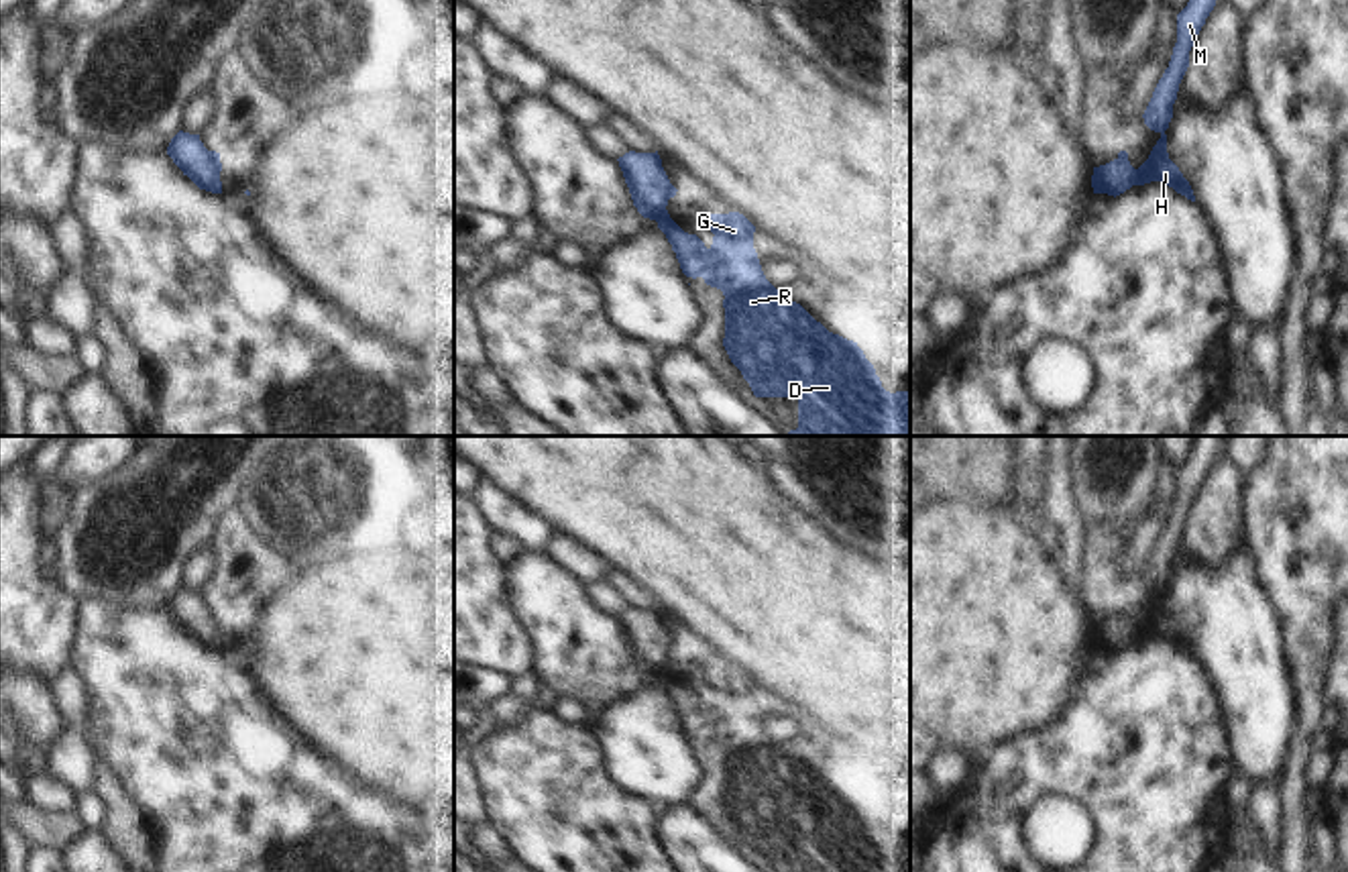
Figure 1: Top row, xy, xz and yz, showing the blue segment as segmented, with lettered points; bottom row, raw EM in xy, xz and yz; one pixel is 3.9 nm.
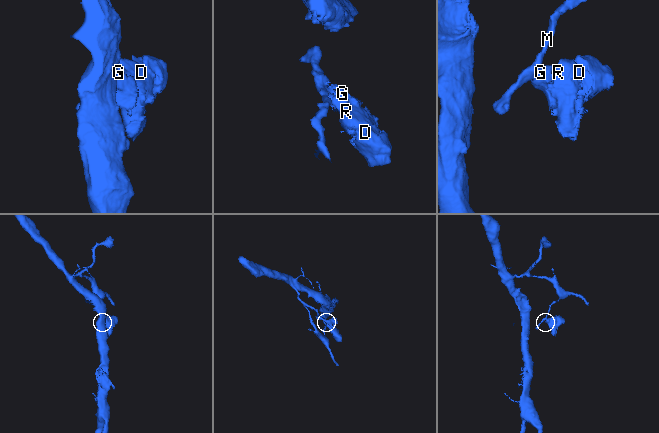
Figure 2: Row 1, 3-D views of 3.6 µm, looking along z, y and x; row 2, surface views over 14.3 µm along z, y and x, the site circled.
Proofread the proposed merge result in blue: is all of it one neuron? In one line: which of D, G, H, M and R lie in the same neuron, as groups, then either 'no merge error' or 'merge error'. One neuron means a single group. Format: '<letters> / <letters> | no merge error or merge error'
D G H R / M | merge error

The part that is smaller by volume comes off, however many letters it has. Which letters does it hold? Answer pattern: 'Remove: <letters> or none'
Remove: D, G, H, R

